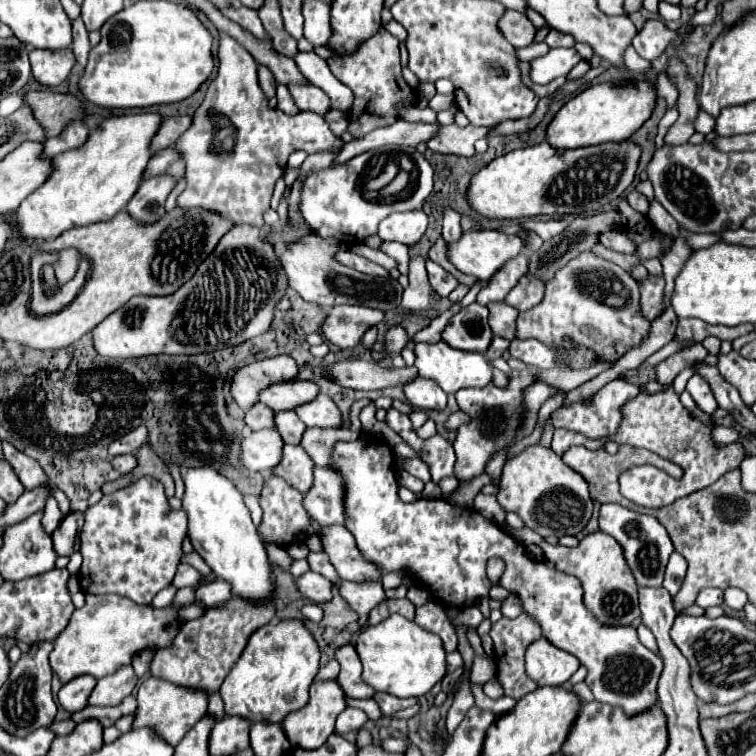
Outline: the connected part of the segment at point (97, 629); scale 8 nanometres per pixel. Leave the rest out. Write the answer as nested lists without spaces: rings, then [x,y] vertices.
[[[85,596],[85,606],[73,612],[69,624],[53,642],[53,674],[57,674],[63,684],[83,674],[95,678],[107,676],[109,672],[113,672],[113,668],[119,668],[121,664],[131,664],[133,656],[147,646],[165,648],[165,644],[171,644],[179,626],[181,624],[177,622],[175,608],[133,604],[123,596]]]

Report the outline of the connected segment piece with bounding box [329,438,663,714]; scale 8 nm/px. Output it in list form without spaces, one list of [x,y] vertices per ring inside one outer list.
[[[357,438],[351,442],[335,442],[333,444],[333,462],[329,468],[335,470],[343,480],[345,528],[353,534],[361,556],[367,562],[373,562],[379,566],[381,576],[387,572],[401,572],[407,568],[413,574],[415,582],[421,582],[421,586],[437,602],[441,602],[445,606],[455,606],[455,608],[469,608],[477,600],[481,600],[483,596],[489,594],[493,584],[489,582],[489,578],[485,574],[485,562],[491,556],[499,556],[507,564],[505,572],[499,580],[499,586],[503,586],[505,590],[509,590],[511,594],[515,594],[521,600],[523,612],[529,614],[533,620],[537,620],[537,624],[543,630],[543,636],[553,646],[573,654],[587,668],[585,684],[591,688],[597,702],[619,706],[625,710],[625,714],[643,712],[645,708],[651,708],[653,704],[657,704],[657,680],[663,670],[661,658],[639,642],[637,630],[633,626],[597,624],[595,616],[583,604],[583,588],[575,576],[559,572],[555,568],[549,568],[543,562],[531,560],[525,552],[525,546],[519,540],[511,538],[505,530],[501,530],[497,524],[489,522],[487,518],[483,518],[479,512],[475,512],[471,508],[451,506],[443,498],[441,500],[419,498],[411,504],[401,502],[401,498],[397,496],[399,486],[397,486],[397,472],[395,472],[395,454],[381,440]]]

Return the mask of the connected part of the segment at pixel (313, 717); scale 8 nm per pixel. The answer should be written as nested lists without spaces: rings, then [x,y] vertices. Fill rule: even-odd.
[[[335,680],[329,682],[315,682],[311,686],[311,694],[309,694],[309,702],[305,708],[291,712],[283,722],[283,732],[287,736],[287,740],[291,742],[291,746],[295,748],[303,748],[303,750],[317,750],[321,744],[325,744],[325,740],[333,734],[333,724],[339,712],[343,712],[345,708],[345,694],[341,692],[341,686]]]

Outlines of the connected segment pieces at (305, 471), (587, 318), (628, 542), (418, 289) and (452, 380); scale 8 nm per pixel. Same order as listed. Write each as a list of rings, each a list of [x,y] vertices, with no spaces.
[[[285,444],[281,462],[273,466],[269,474],[283,478],[289,486],[305,494],[313,484],[313,460],[305,454],[301,446]]]
[[[583,252],[557,270],[551,280],[545,280],[541,304],[517,316],[515,338],[535,338],[547,344],[557,344],[557,340],[569,336],[573,342],[585,344],[597,352],[597,362],[615,364],[619,356],[639,344],[649,330],[649,322],[635,310],[639,310],[637,280],[621,266],[593,252]]]
[[[601,504],[599,530],[611,534],[621,544],[621,548],[625,552],[625,560],[639,586],[659,588],[663,584],[665,566],[667,566],[669,554],[673,552],[673,544],[669,540],[669,534],[665,532],[665,528],[659,524],[657,518],[627,510],[619,504]]]
[[[411,258],[409,262],[409,286],[405,288],[401,308],[405,310],[429,310],[435,308],[437,312],[445,312],[453,306],[449,298],[437,296],[437,292],[431,288],[427,280],[425,260],[423,258]]]
[[[435,342],[435,344],[415,344],[415,368],[417,374],[429,380],[435,380],[447,394],[455,394],[461,388],[483,388],[491,382],[491,364],[483,354],[477,352],[463,352],[457,348],[451,348],[447,342]]]

